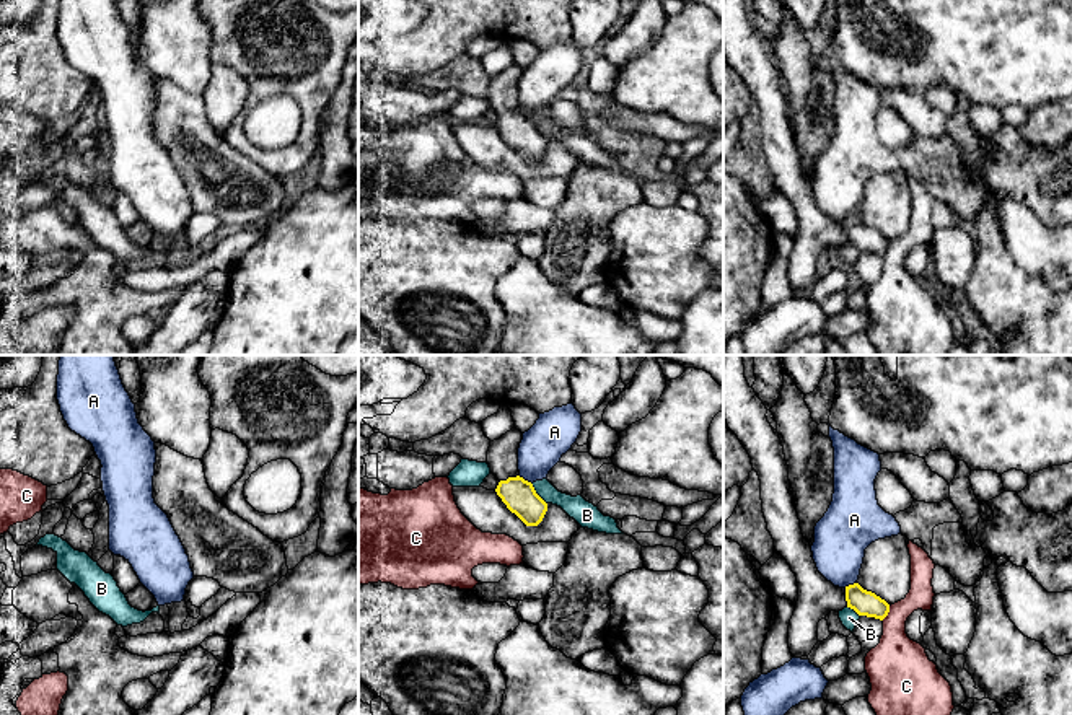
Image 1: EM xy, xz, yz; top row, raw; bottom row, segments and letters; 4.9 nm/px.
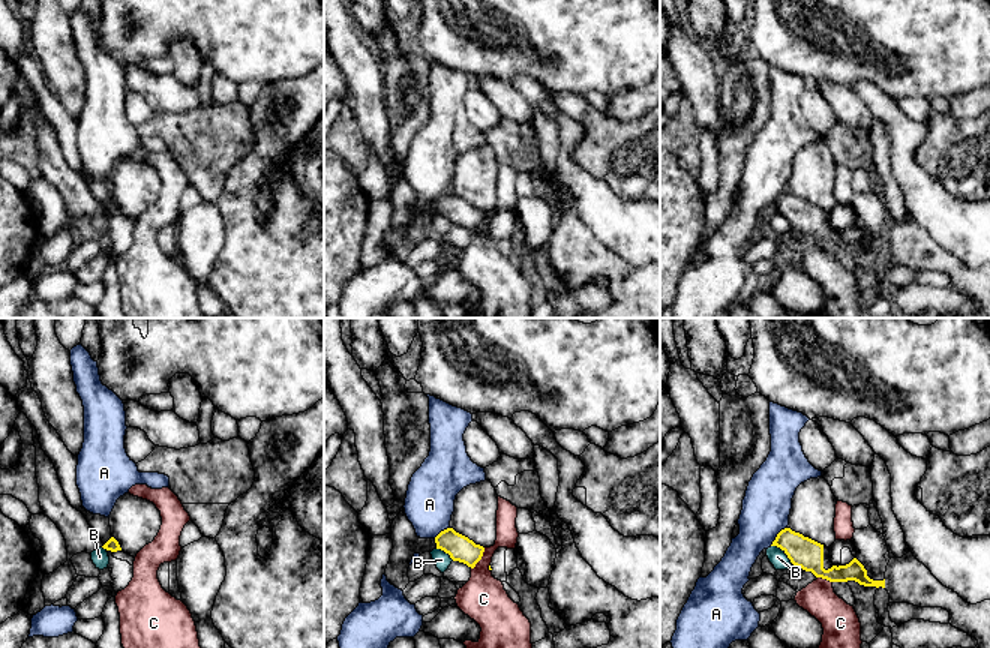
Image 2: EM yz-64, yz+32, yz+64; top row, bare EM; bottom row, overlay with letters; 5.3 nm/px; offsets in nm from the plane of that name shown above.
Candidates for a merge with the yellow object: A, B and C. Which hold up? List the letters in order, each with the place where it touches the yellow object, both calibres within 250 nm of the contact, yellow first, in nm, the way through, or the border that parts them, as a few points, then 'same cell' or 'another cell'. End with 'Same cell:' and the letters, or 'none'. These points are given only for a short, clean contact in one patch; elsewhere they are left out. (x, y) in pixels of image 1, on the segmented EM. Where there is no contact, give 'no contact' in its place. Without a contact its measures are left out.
A: meets yellow in xz at (523, 479); 160 nm thick on the yellow side, 220 nm on the other; border along xz (518, 476), (531, 484); another cell
B: meets yellow in xz at (536, 494); 160 nm thick on the yellow side, 120 nm on the other; border along xz (531, 484), (546, 504); another cell
C: meets yellow in yz at (888, 611); 130 nm thick on the yellow side, 240 nm on the other; border along yz (890, 606), (890, 611), (882, 619); another cell
Same cell: none

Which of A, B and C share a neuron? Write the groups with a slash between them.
A / B / C

